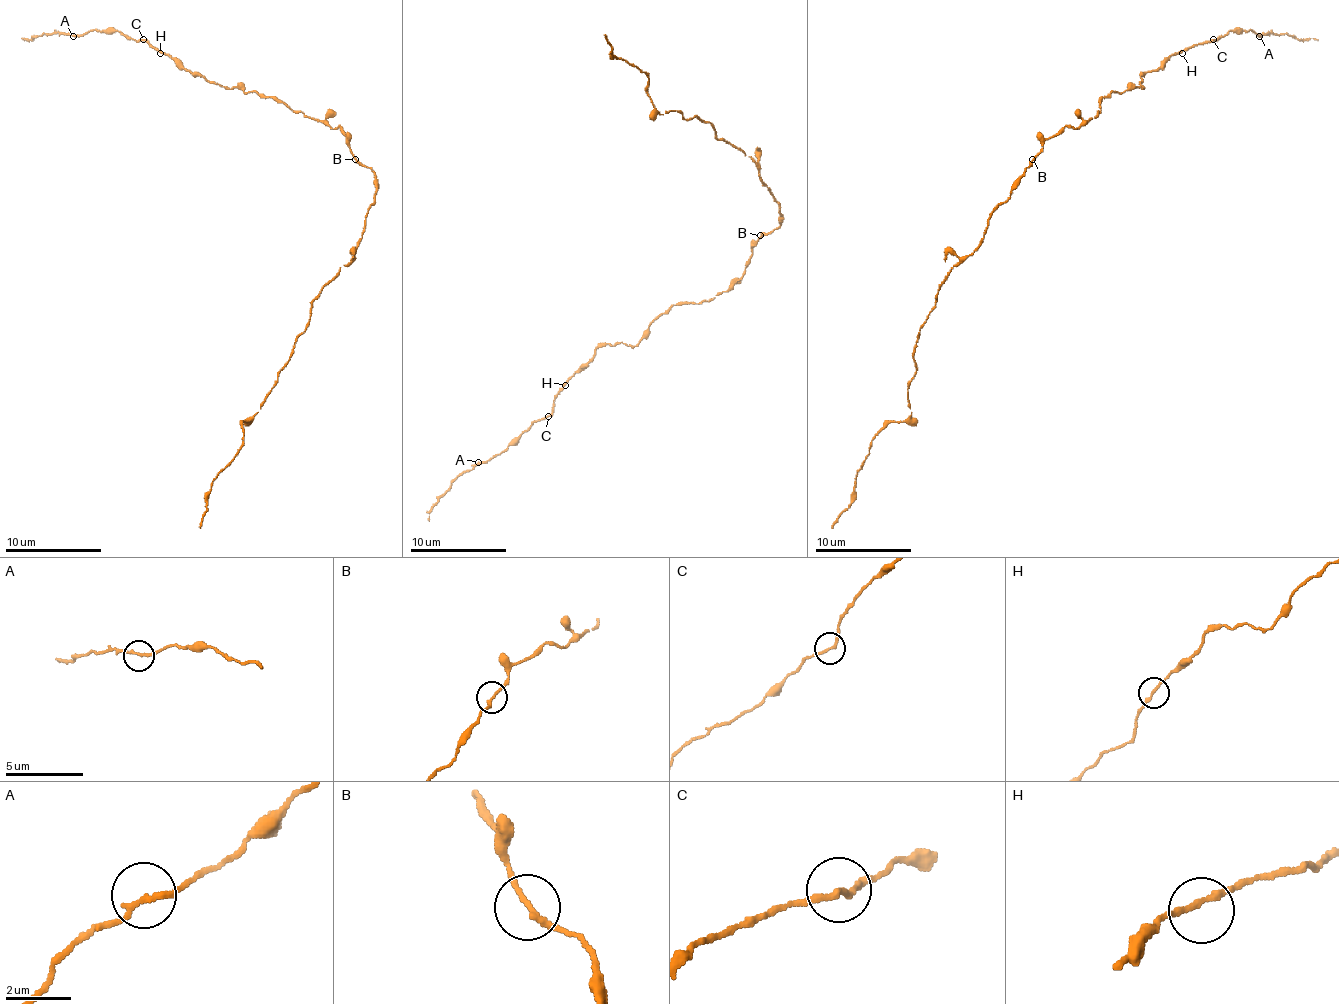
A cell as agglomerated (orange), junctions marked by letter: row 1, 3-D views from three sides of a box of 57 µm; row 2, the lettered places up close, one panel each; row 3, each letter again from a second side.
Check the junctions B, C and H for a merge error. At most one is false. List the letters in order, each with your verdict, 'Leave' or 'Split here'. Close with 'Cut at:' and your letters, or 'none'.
B: Leave
C: Leave
H: Leave
Cut at: none

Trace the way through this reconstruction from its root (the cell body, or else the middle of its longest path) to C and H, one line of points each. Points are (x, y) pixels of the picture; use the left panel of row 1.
C: (357, 159), (341, 126), (331, 128), (256, 92), (208, 82), (184, 70), (143, 39)
H: (357, 159), (350, 152), (341, 126), (331, 128), (256, 92), (208, 82), (184, 70), (169, 56), (160, 53)

